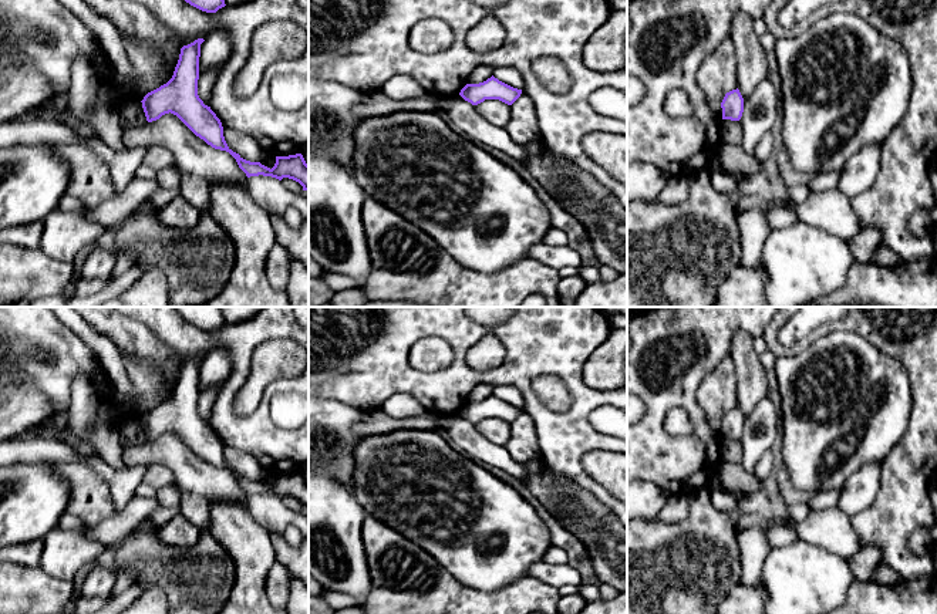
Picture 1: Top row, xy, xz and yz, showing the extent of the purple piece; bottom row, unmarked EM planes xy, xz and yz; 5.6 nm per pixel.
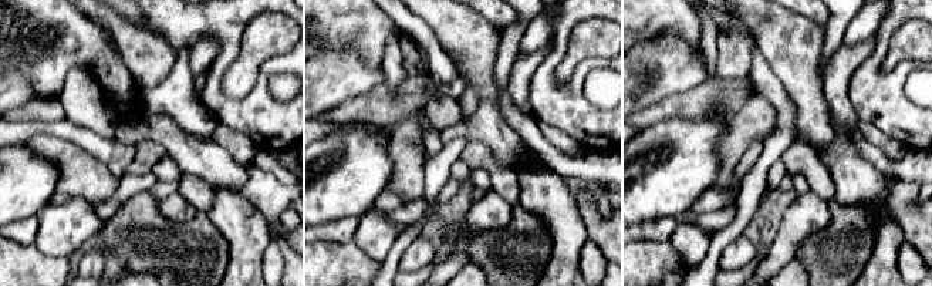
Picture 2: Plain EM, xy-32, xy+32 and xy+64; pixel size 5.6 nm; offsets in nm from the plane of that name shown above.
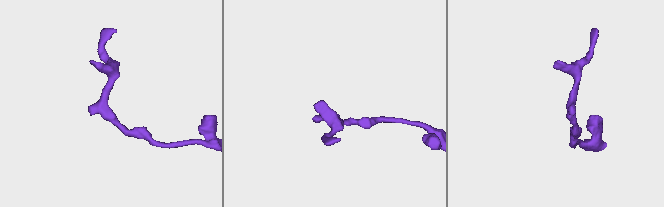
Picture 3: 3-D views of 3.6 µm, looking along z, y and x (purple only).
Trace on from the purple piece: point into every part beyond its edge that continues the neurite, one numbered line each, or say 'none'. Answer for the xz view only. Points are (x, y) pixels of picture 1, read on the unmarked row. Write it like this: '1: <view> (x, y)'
none

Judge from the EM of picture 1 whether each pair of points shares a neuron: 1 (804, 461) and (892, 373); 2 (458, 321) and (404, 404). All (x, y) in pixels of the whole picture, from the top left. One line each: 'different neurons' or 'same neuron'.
1: same neuron
2: different neurons

